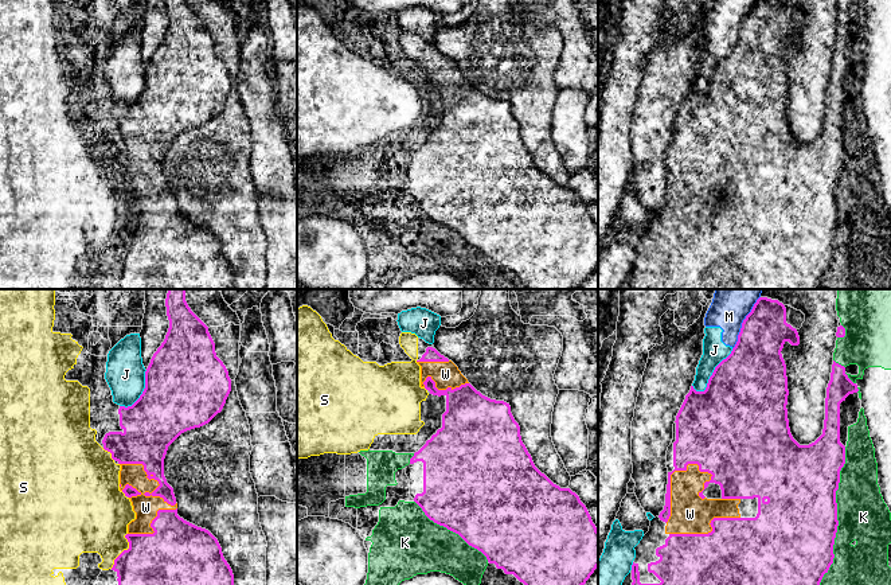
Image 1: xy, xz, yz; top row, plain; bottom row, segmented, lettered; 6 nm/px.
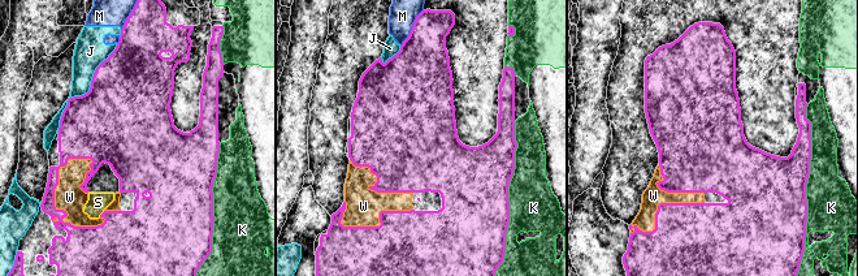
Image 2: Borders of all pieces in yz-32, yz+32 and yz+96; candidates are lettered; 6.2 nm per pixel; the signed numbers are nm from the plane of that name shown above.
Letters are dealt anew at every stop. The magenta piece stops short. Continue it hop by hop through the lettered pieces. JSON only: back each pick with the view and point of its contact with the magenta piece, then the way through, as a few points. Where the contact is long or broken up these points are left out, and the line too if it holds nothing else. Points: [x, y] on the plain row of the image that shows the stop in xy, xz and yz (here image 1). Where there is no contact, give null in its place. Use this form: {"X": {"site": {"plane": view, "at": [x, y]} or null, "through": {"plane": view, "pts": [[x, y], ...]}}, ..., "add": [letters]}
{"W": {"site": {"plane": "xy", "at": [156, 178]}}, "add": ["W"]}

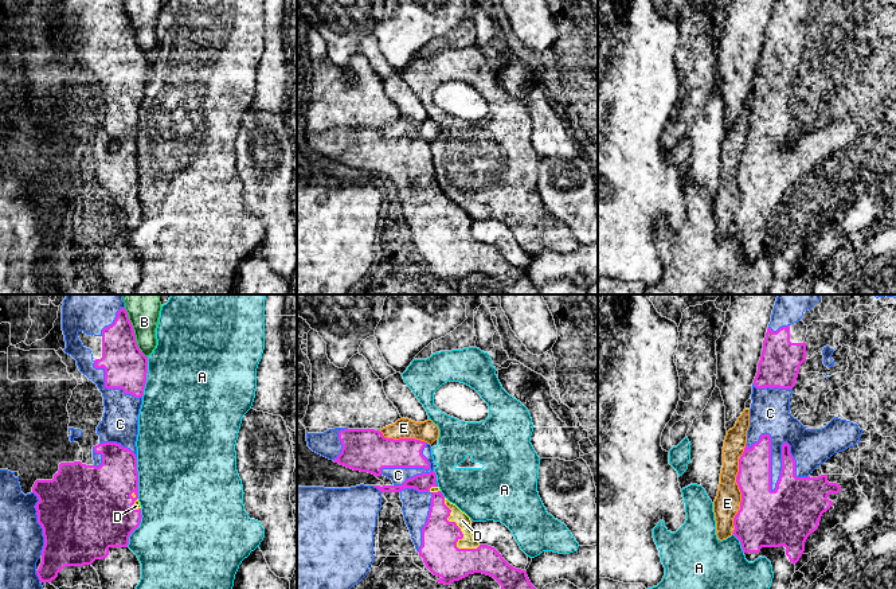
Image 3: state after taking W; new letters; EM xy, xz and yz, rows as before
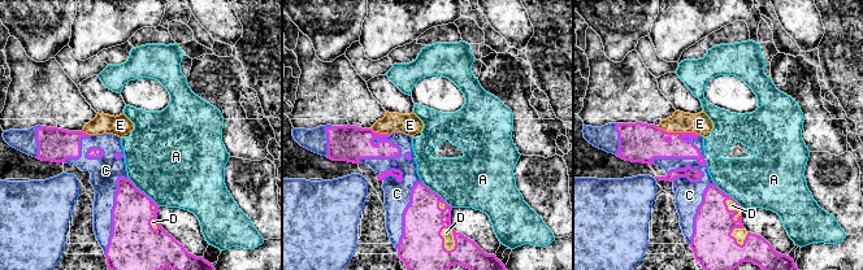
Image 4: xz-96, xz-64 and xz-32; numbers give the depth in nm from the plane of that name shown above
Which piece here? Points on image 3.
{"D": {"site": {"plane": "xz", "at": [460, 229]}}, "add": ["D"]}

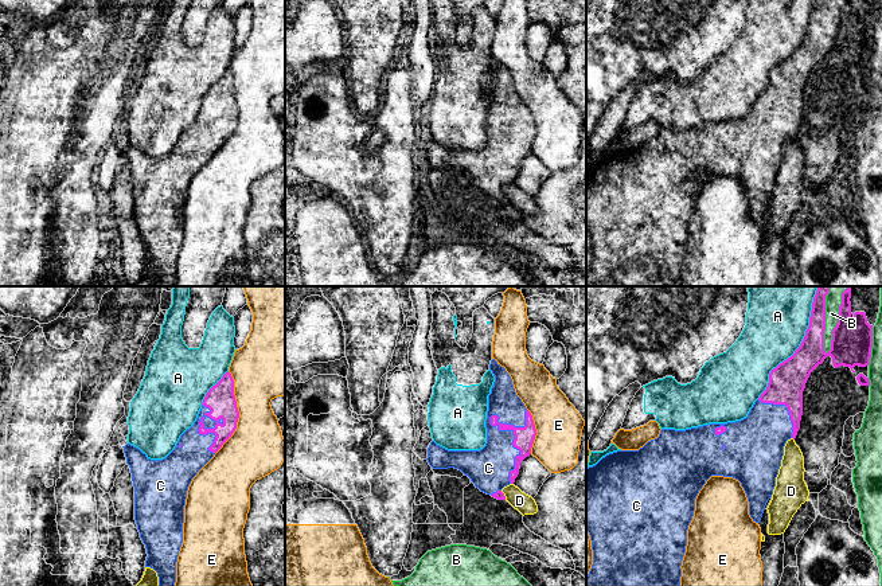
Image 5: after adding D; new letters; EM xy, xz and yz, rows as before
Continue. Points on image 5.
{"C": {"site": {"plane": "xz", "at": [510, 128]}}, "add": ["C"]}

